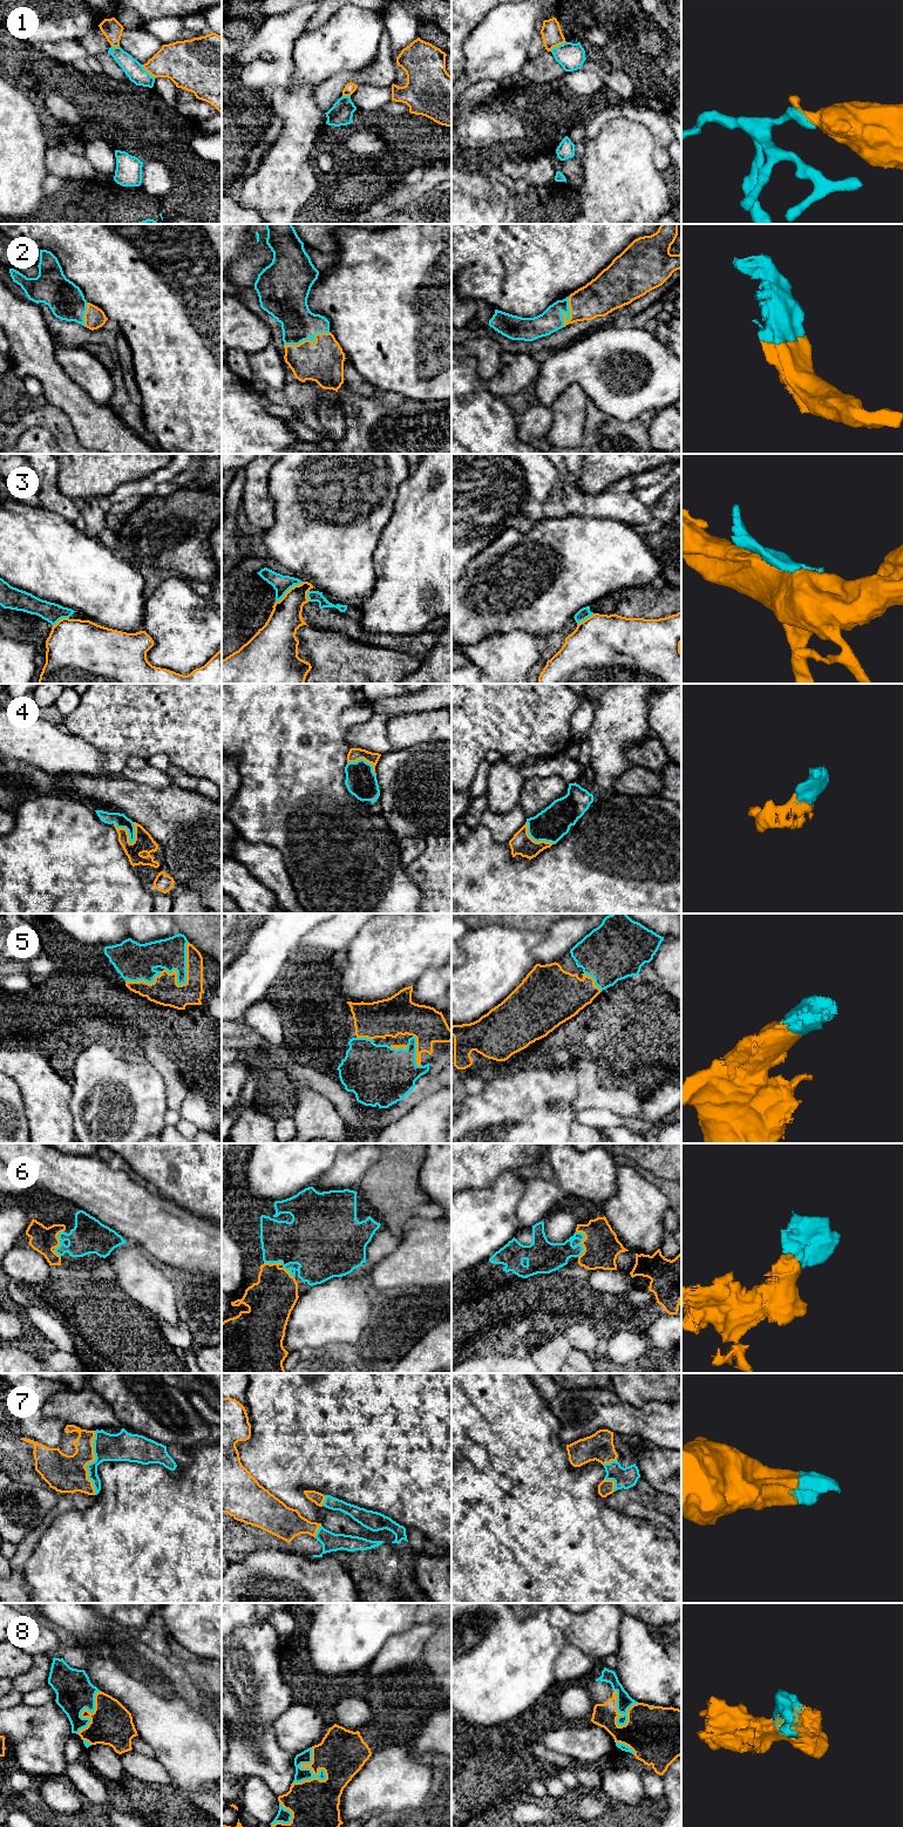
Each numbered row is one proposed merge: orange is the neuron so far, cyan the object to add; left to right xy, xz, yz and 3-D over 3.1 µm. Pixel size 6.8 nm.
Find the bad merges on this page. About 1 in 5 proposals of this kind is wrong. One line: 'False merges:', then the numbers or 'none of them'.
False merges: 1, 3

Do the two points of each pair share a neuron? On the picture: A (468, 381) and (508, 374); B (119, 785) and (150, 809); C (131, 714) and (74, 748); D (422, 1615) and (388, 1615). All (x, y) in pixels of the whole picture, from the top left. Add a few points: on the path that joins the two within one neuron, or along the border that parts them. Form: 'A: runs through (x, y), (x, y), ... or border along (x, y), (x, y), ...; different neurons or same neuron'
A: border along (483, 382), (495, 396), (502, 398); different neurons
B: runs through (127, 793), (142, 803); same neuron
C: border along (70, 733), (99, 749), (103, 754), (104, 760); different neurons
D: border along (416, 1615), (414, 1622); different neurons

